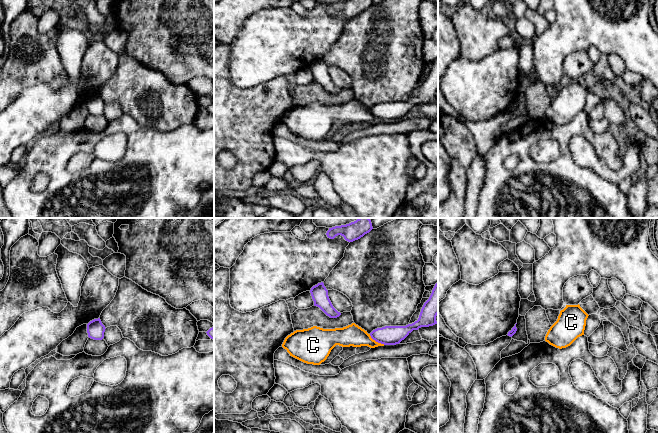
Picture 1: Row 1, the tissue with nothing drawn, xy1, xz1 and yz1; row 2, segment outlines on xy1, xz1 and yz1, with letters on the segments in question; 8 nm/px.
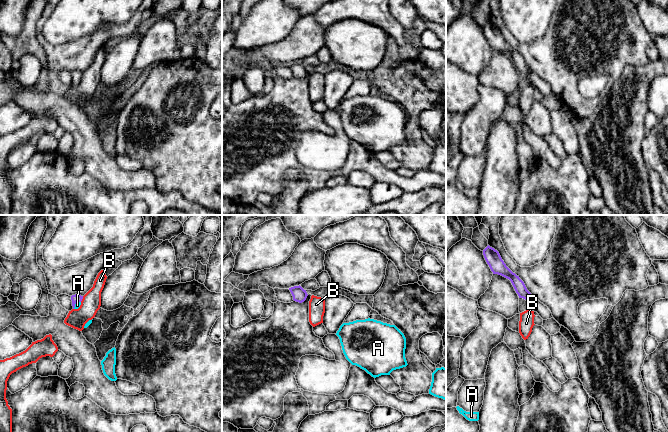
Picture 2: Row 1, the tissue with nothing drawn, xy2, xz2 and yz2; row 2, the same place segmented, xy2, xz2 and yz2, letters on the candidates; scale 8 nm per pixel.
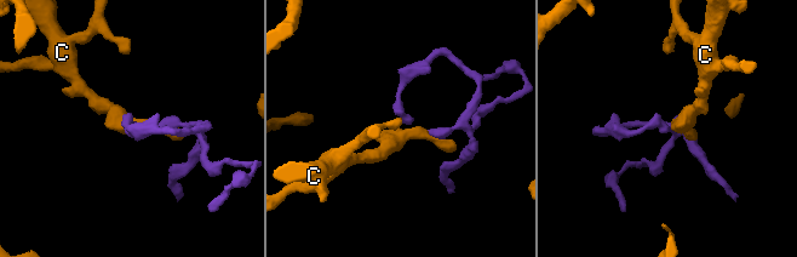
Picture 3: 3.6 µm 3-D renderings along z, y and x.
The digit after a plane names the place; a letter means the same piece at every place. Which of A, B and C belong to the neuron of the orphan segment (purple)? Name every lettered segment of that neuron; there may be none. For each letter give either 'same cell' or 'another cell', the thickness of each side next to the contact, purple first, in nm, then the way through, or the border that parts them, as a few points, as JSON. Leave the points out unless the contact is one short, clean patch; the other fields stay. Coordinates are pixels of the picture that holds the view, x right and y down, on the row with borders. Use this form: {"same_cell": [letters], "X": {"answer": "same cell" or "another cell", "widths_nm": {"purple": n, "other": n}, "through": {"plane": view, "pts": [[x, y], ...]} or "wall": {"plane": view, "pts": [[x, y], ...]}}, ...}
{"same_cell": ["A"], "A": {"answer": "same cell", "widths_nm": {"purple": 70, "other": 50}, "through": {"plane": "xy2", "pts": [[75, 298], [75, 303], [77, 305]]}}, "B": {"answer": "another cell", "widths_nm": {"purple": 70, "other": 160}, "wall": {"plane": "xy2", "pts": [[83, 296], [80, 301]]}}, "C": {"answer": "another cell", "widths_nm": {"purple": 160, "other": 180}, "wall": {"plane": "xz1", "pts": [[369, 334], [373, 339], [384, 344]]}}}

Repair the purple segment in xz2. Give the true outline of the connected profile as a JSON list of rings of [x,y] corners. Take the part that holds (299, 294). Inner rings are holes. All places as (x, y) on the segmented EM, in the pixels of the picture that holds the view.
[[[300,285],[291,287],[289,290],[293,296],[293,300],[299,303],[304,302],[308,296],[306,290],[304,290]]]

